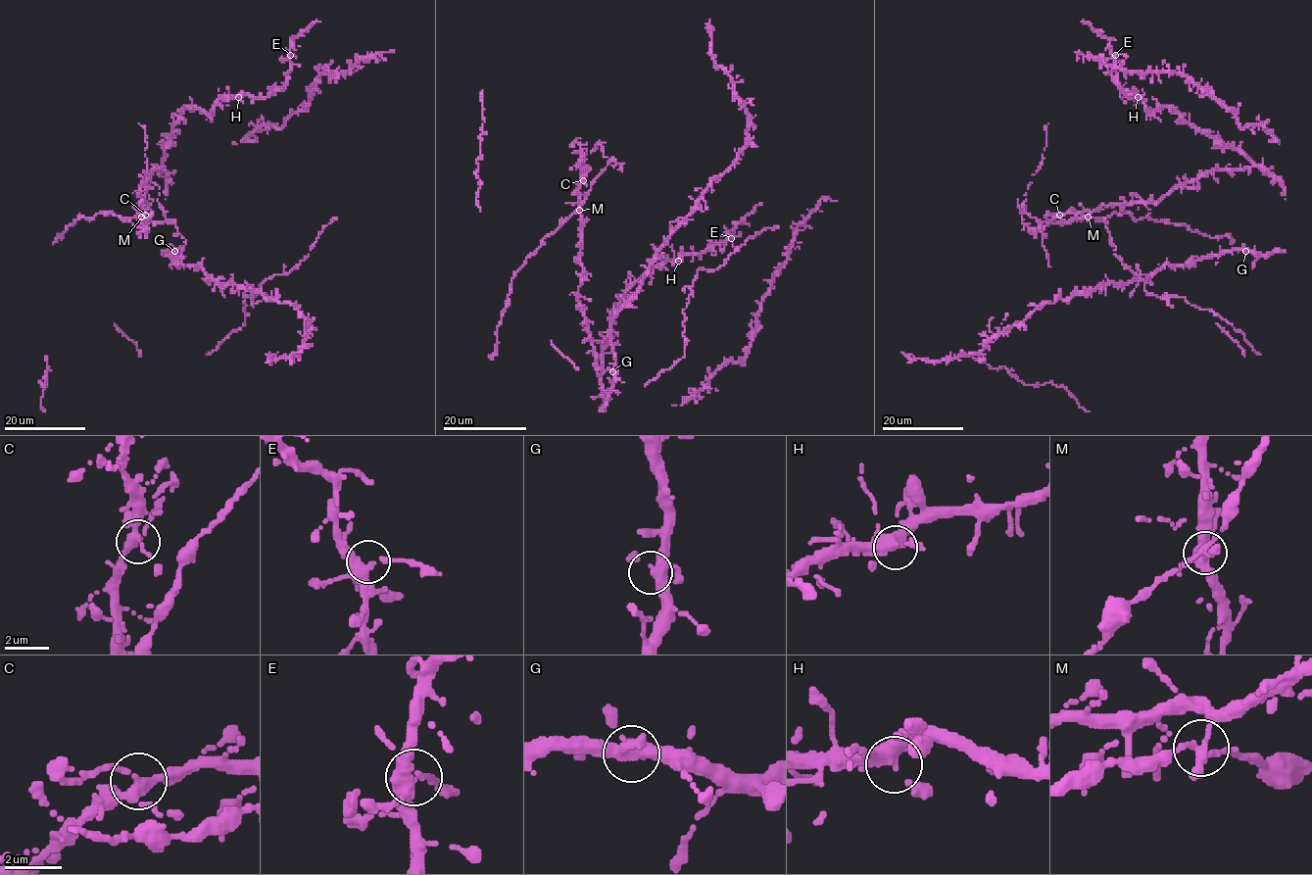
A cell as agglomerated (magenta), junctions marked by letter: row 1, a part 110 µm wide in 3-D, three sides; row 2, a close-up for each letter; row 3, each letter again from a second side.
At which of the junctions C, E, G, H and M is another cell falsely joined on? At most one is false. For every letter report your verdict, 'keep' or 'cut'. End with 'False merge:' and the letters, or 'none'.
C: keep
E: keep
G: keep
H: keep
M: cut
False merge: M

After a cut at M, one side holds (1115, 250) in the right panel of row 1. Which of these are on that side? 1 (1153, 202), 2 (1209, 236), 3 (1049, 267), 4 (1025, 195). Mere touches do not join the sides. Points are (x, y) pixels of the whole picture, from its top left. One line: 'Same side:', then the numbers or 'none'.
Same side: 1

